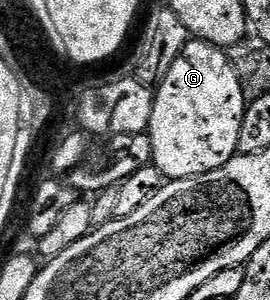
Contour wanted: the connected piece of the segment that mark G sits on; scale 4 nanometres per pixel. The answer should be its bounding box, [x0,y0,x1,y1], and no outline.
[146,41,245,180]

